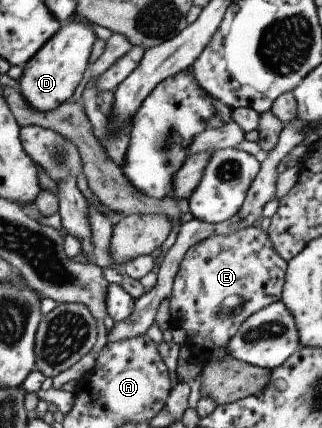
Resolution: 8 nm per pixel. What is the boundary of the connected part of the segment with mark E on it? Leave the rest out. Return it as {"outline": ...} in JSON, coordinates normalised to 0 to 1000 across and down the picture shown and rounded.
{"outline":[[[776,528],[720,547],[658,549],[596,572],[571,596],[537,654],[525,696],[531,748],[584,783],[578,801],[609,822],[652,822],[655,846],[714,834],[702,804],[727,790],[742,762],[795,727],[873,701],[891,612],[851,584],[826,540]]]}

